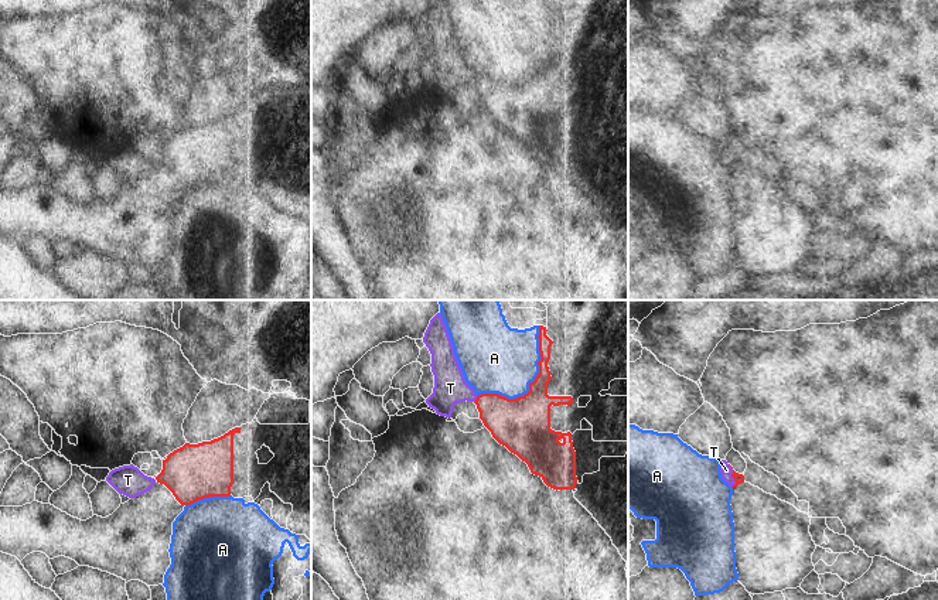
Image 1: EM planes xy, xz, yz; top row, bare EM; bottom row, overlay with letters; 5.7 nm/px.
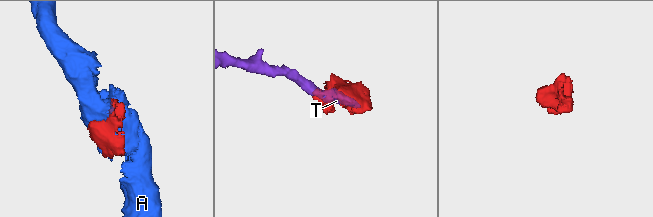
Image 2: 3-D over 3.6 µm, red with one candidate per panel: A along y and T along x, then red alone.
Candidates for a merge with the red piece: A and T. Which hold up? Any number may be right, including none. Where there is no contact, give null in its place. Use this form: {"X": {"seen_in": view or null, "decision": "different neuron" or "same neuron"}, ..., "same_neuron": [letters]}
{"A": {"seen_in": "xz", "decision": "different neuron"}, "T": {"seen_in": "yz", "decision": "different neuron"}, "same_neuron": []}

